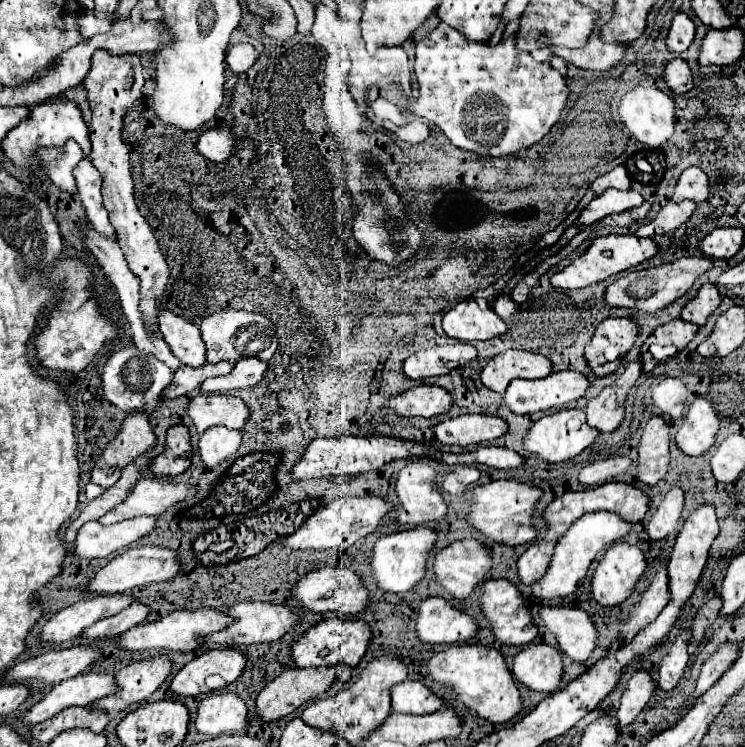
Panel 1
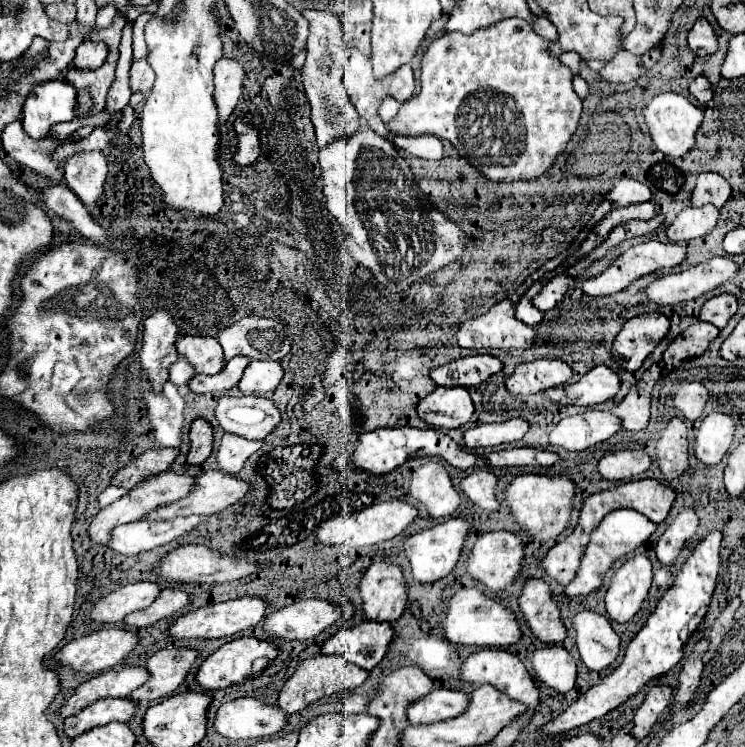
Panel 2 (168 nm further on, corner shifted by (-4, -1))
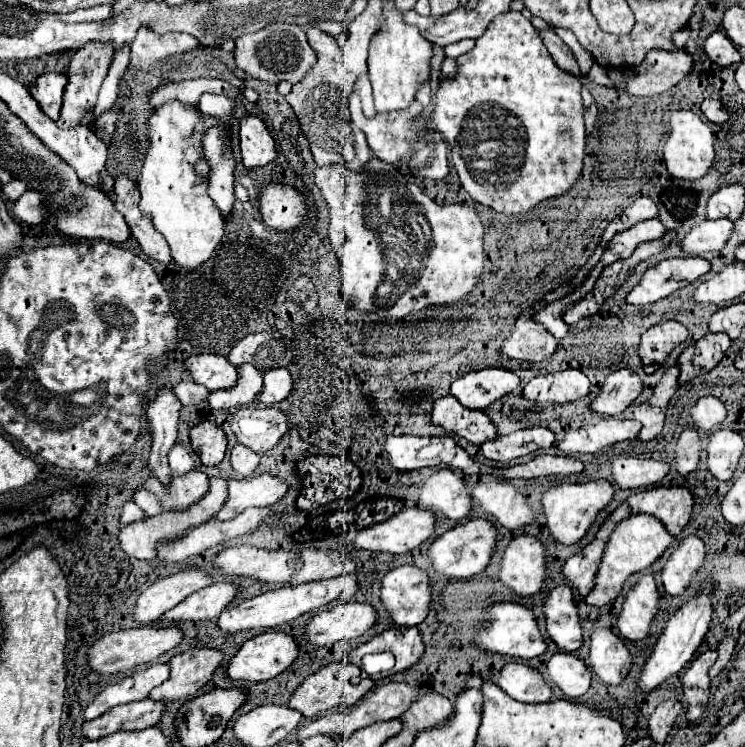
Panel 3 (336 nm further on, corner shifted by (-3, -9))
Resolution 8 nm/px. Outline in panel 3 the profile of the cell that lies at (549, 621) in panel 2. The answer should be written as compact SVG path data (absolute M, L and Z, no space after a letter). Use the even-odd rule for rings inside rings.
M556 586L544 600L546 632L554 644L566 652L574 652L582 646L582 630L578 624L578 608L574 604L572 588Z

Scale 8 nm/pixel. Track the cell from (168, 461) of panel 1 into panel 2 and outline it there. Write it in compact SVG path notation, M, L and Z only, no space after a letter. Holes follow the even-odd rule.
M197 418L191 424L189 436L191 436L191 452L187 456L187 462L199 466L205 458L209 458L213 450L213 426L207 420Z

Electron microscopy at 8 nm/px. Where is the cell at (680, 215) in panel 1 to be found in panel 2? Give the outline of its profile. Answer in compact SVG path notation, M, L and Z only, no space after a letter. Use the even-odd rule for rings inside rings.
M715 206L703 208L683 208L673 224L667 228L667 238L671 242L689 242L709 234L719 220L719 210Z

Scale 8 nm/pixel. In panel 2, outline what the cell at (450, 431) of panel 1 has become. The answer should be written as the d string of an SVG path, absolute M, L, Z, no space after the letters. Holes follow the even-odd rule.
M513 418L501 424L481 424L465 432L467 448L493 448L499 444L511 444L521 440L529 430L529 422L523 418Z

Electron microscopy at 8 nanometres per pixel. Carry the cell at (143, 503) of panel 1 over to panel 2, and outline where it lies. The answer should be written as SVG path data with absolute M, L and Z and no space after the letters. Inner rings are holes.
M213 470L199 474L197 484L199 486L189 496L169 506L157 508L147 518L171 520L177 516L191 516L191 514L215 514L237 504L253 488L245 480L239 480L225 472L213 472Z

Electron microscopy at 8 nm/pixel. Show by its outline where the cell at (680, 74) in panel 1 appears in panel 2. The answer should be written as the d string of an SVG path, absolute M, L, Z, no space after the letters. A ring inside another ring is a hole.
M699 76L699 78L695 78L693 82L691 82L691 86L689 86L689 92L691 92L691 96L695 96L699 102L709 102L709 100L713 100L713 90L711 90L711 82L705 78L705 76Z

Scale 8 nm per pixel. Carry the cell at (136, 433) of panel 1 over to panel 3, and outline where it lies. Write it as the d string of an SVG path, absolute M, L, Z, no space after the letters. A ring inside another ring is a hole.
M190 470L182 476L172 476L168 484L162 484L156 476L134 492L134 502L148 514L160 514L164 510L184 510L194 504L208 490L208 476L200 470Z

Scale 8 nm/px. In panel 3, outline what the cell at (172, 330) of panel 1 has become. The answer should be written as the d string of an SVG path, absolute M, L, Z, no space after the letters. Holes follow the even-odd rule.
M196 354L184 364L192 378L208 390L230 388L238 380L238 370L220 354Z

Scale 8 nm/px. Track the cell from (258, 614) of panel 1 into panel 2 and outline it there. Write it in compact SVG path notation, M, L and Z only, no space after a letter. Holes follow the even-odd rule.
M299 600L283 610L267 614L263 628L271 638L311 640L337 620L345 616L351 618L353 614L355 606L351 602L337 606L327 600Z

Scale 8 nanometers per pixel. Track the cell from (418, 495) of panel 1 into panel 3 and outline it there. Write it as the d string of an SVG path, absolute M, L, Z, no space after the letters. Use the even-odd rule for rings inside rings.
M450 468L434 472L420 490L420 504L434 512L442 512L452 522L458 522L470 512L470 494Z

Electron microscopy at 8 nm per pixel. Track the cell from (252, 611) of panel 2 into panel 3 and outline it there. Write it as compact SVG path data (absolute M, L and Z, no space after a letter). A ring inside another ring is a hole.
M352 574L330 578L330 580L306 582L306 584L298 584L298 586L290 586L290 588L280 588L274 592L258 594L258 596L244 600L232 608L226 608L218 620L218 628L224 630L226 634L236 634L242 630L252 630L252 628L274 628L274 626L290 622L290 620L294 620L294 618L298 618L310 610L326 606L340 596L352 598L354 592L356 592L356 578Z

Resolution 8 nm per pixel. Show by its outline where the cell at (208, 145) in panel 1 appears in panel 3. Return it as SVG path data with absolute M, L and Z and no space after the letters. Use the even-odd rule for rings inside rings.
M246 116L240 120L240 150L248 170L266 166L276 158L276 144L260 118Z

